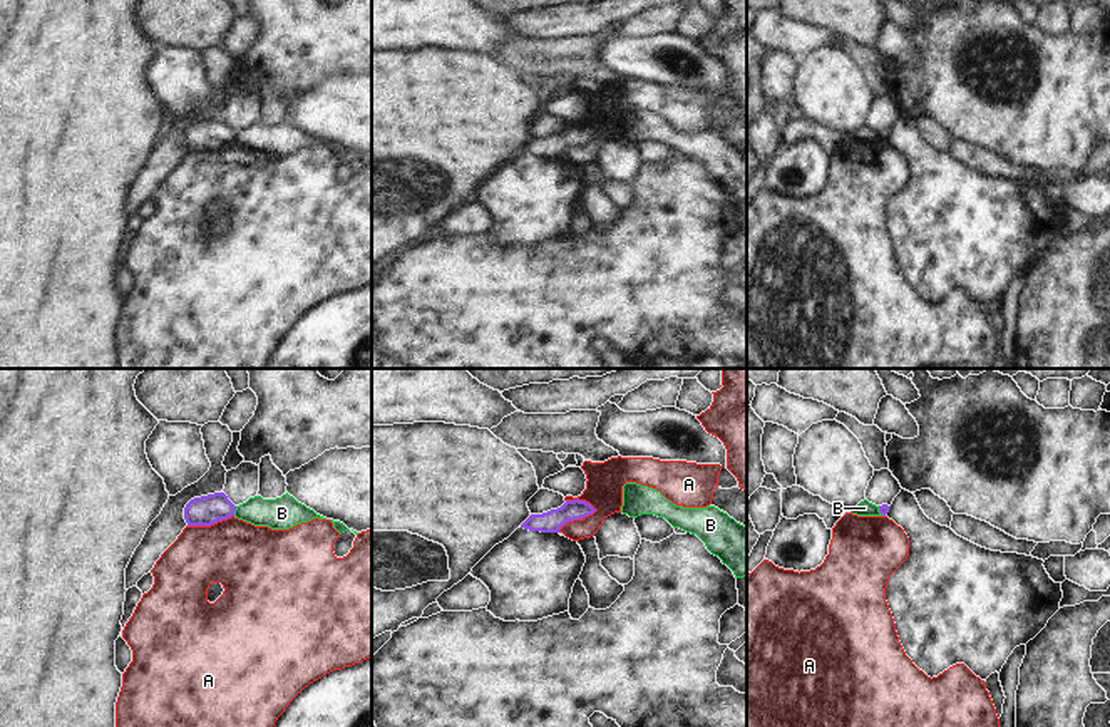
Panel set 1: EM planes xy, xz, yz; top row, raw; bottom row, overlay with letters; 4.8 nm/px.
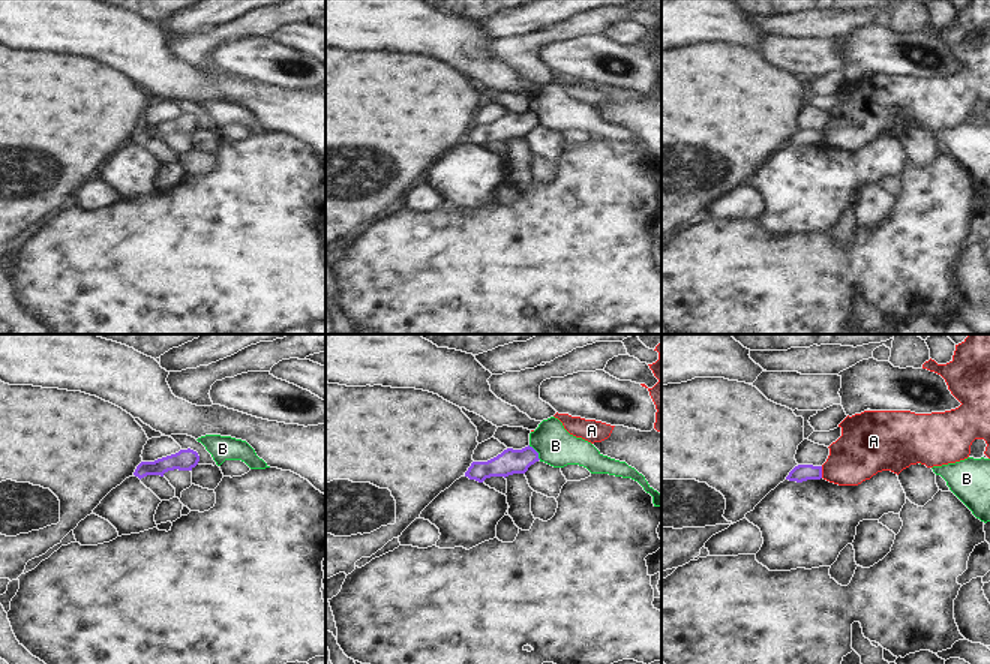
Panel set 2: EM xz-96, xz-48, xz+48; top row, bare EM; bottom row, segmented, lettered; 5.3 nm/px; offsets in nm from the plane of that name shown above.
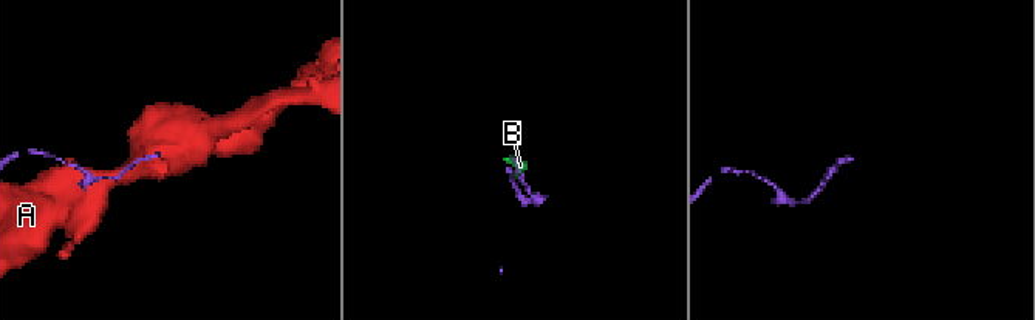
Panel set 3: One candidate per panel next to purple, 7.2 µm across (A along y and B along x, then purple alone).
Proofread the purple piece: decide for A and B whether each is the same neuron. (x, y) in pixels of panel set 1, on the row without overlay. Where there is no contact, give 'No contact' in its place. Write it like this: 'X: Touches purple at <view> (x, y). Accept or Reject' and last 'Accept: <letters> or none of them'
A: Touches purple at xz (576, 143). Reject
B: Touches purple at xy (235, 134). Reject
Accept: none of them

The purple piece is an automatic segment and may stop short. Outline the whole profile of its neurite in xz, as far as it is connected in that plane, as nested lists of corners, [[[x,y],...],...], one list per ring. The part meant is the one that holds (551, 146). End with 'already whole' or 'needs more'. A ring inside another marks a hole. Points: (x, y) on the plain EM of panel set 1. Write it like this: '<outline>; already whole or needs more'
[[[566,126],[561,132],[551,134],[542,139],[531,139],[521,152],[529,156],[541,156],[541,157],[559,157],[559,154],[574,144],[583,144],[593,139],[596,134],[586,126]]]; already whole

